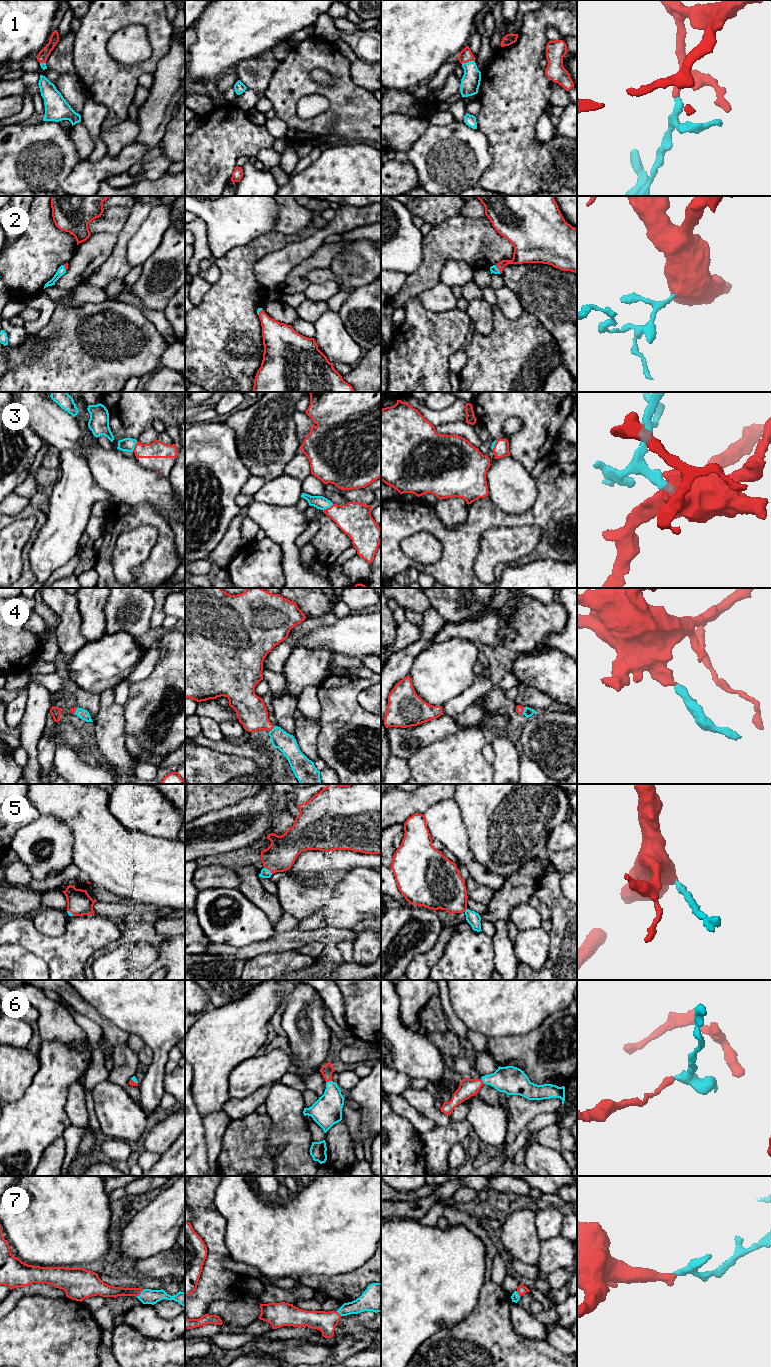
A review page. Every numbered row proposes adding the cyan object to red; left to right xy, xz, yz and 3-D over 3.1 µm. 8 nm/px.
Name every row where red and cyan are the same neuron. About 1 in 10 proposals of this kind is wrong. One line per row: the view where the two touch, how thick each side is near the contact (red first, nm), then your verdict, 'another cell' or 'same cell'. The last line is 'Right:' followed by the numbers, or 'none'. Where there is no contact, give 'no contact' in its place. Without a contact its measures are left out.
1: meets red in yz; 100 nm thick on the red side, 160 nm on the other; same cell
2: meets red in yz; 180 nm thick on the red side, 60 nm on the other; same cell
3: meets red in xy; 140 nm thick on the red side, 110 nm on the other; same cell
4: meets red in xz; 240 nm thick on the red side, 160 nm on the other; same cell
5: meets red in xz; 240 nm thick on the red side, 80 nm on the other; same cell
6: meets red in xz; 90 nm thick on the red side, 240 nm on the other; same cell
7: meets red in xy; 100 nm thick on the red side, 120 nm on the other; same cell
Right: 1, 2, 3, 4, 5, 6, 7

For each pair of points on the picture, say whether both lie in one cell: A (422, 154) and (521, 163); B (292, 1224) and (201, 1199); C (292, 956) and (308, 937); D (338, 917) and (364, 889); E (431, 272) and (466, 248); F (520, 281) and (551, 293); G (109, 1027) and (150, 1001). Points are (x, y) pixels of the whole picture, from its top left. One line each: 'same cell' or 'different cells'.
A: different cells
B: different cells
C: different cells
D: same cell
E: same cell
F: same cell
G: different cells

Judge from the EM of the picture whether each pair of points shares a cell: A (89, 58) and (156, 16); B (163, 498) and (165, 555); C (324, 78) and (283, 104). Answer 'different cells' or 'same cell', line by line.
A: same cell
B: different cells
C: different cells

